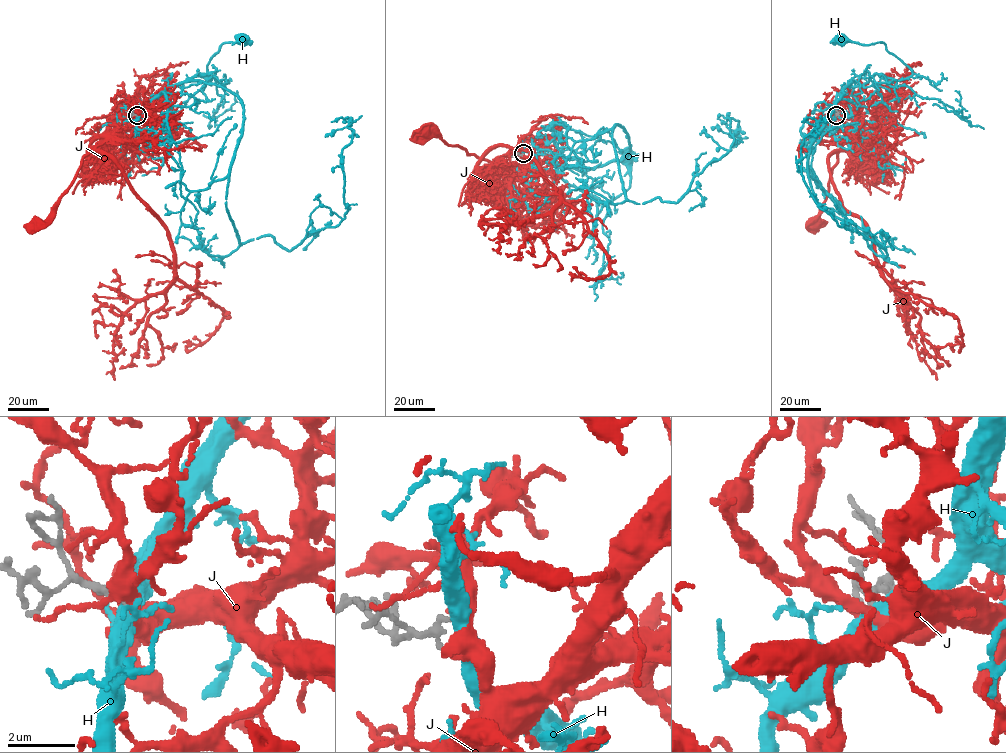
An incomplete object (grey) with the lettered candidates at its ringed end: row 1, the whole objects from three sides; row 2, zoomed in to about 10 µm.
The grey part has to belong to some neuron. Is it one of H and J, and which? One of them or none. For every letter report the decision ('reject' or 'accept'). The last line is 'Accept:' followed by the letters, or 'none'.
H: reject
J: accept
Accept: J

